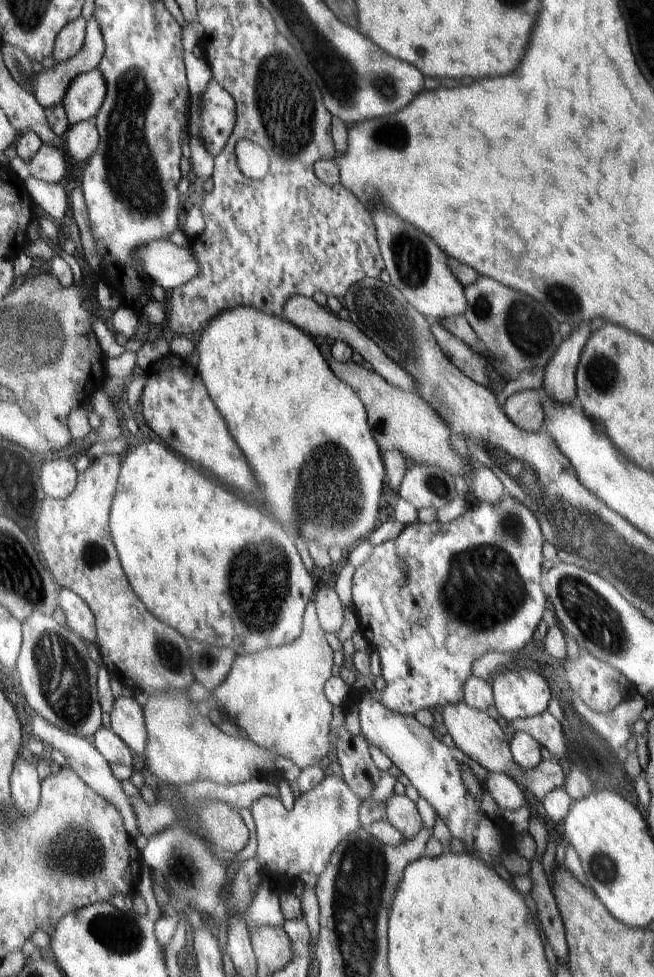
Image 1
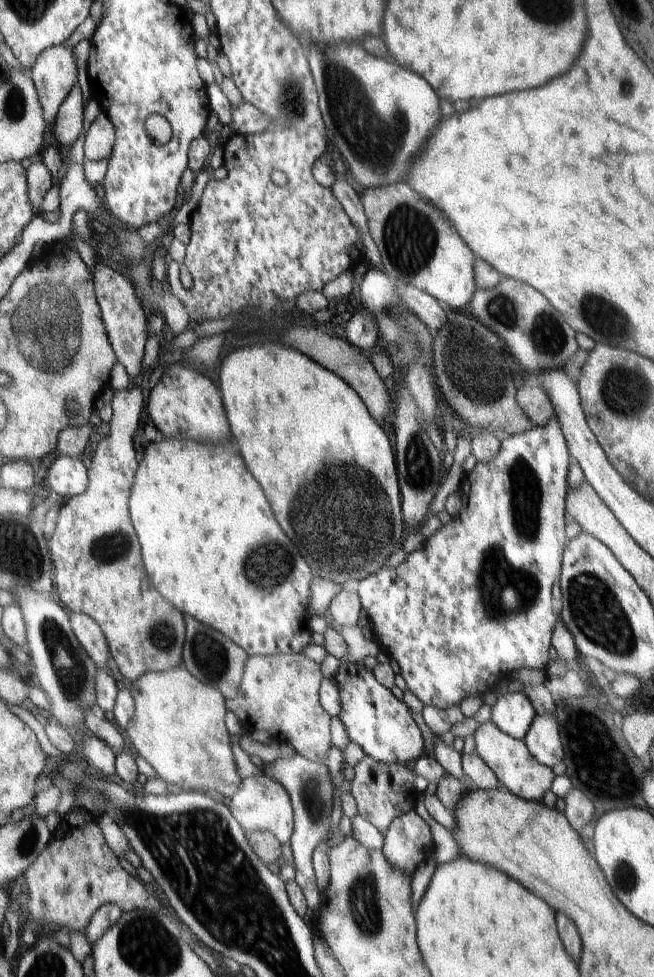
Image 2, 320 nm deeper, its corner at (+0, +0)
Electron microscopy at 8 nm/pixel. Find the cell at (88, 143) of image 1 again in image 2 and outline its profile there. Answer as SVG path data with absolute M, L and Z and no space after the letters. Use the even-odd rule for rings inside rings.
M102 110L91 123L84 138L85 158L90 160L104 160L110 158L115 145L115 126Z

